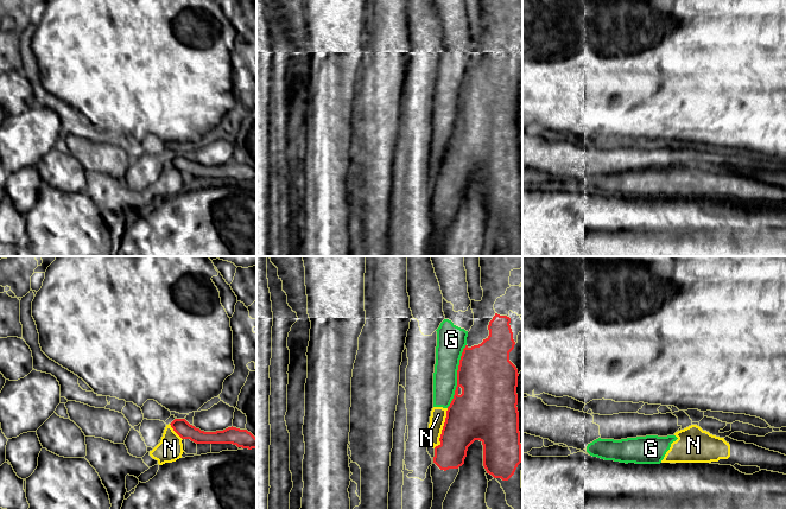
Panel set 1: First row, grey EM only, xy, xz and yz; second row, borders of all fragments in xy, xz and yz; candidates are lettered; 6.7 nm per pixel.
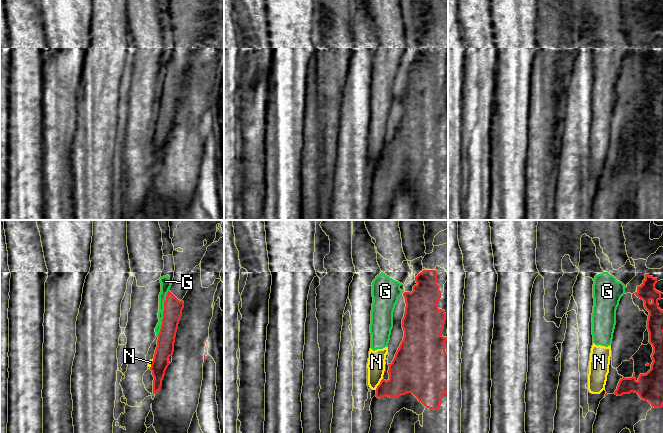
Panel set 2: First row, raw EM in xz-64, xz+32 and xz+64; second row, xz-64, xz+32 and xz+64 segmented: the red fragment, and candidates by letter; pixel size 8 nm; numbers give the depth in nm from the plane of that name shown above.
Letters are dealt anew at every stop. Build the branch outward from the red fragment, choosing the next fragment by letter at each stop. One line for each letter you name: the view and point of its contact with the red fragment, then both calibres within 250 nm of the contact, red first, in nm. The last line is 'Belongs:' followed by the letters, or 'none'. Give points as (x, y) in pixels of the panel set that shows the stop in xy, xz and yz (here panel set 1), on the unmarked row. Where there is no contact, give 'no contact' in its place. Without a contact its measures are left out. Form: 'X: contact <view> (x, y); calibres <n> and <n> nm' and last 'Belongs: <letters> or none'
Belongs: none

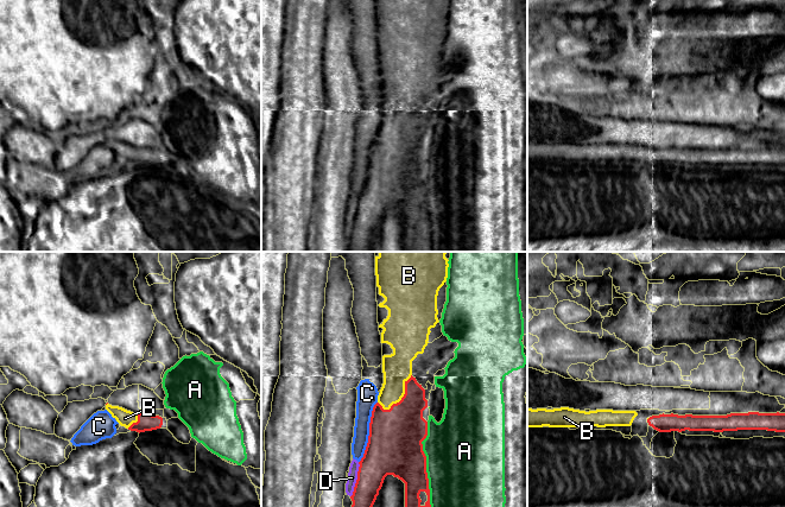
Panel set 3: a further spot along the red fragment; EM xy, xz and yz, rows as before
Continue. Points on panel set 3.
B: contact xz (404, 130); calibres 340 and 200 nm
Belongs: B

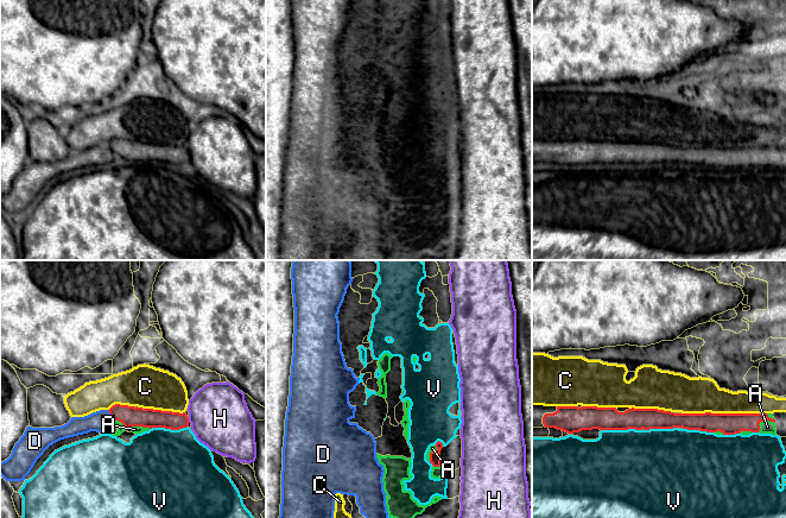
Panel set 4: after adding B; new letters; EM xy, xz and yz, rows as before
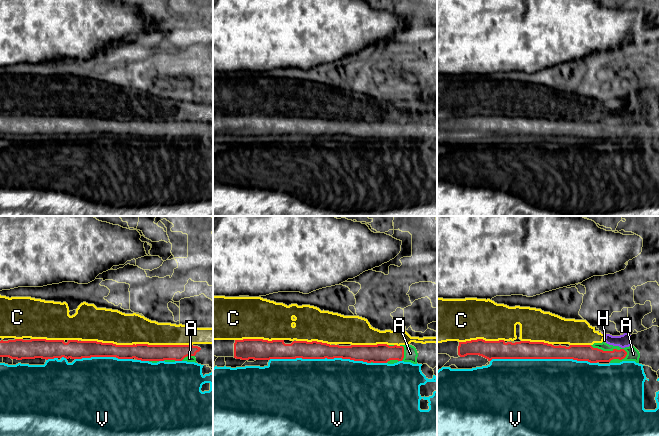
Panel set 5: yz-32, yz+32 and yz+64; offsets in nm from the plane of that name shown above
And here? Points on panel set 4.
A: contact yz (762, 155); calibres 140 and 90 nm
Belongs: A

